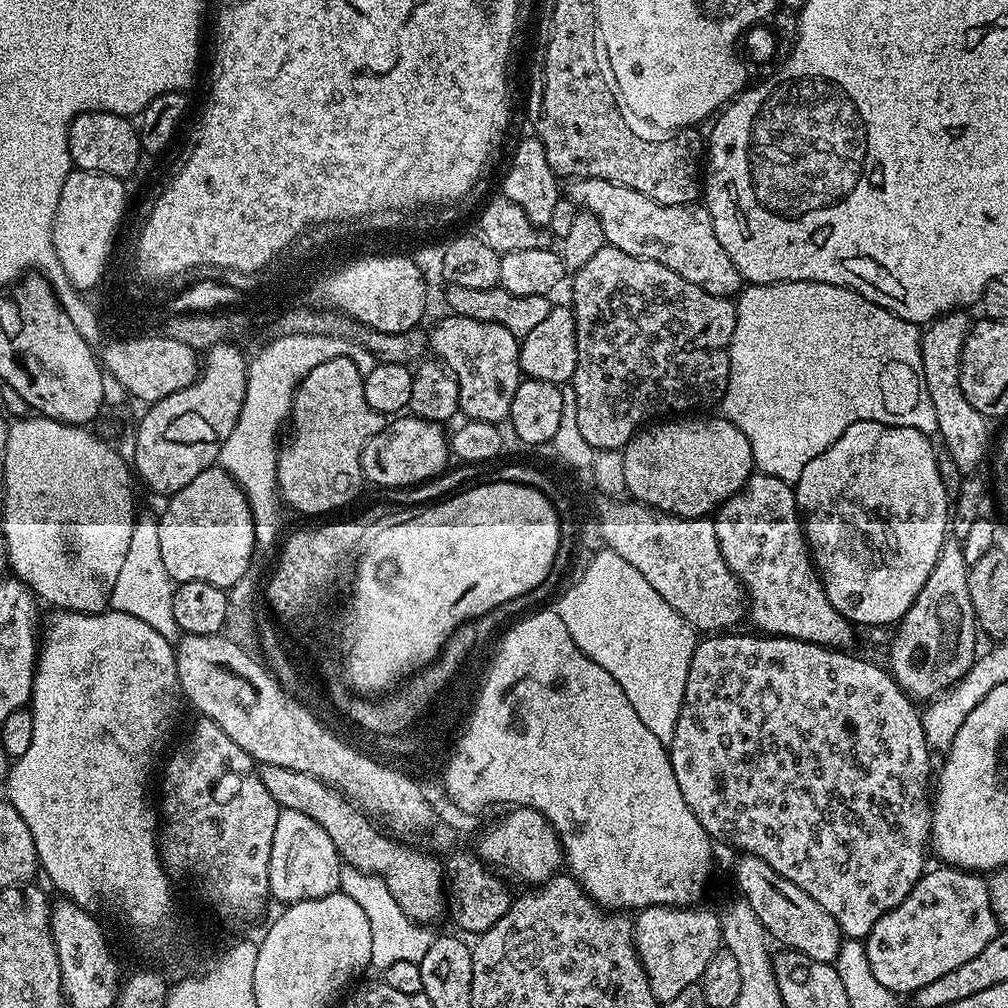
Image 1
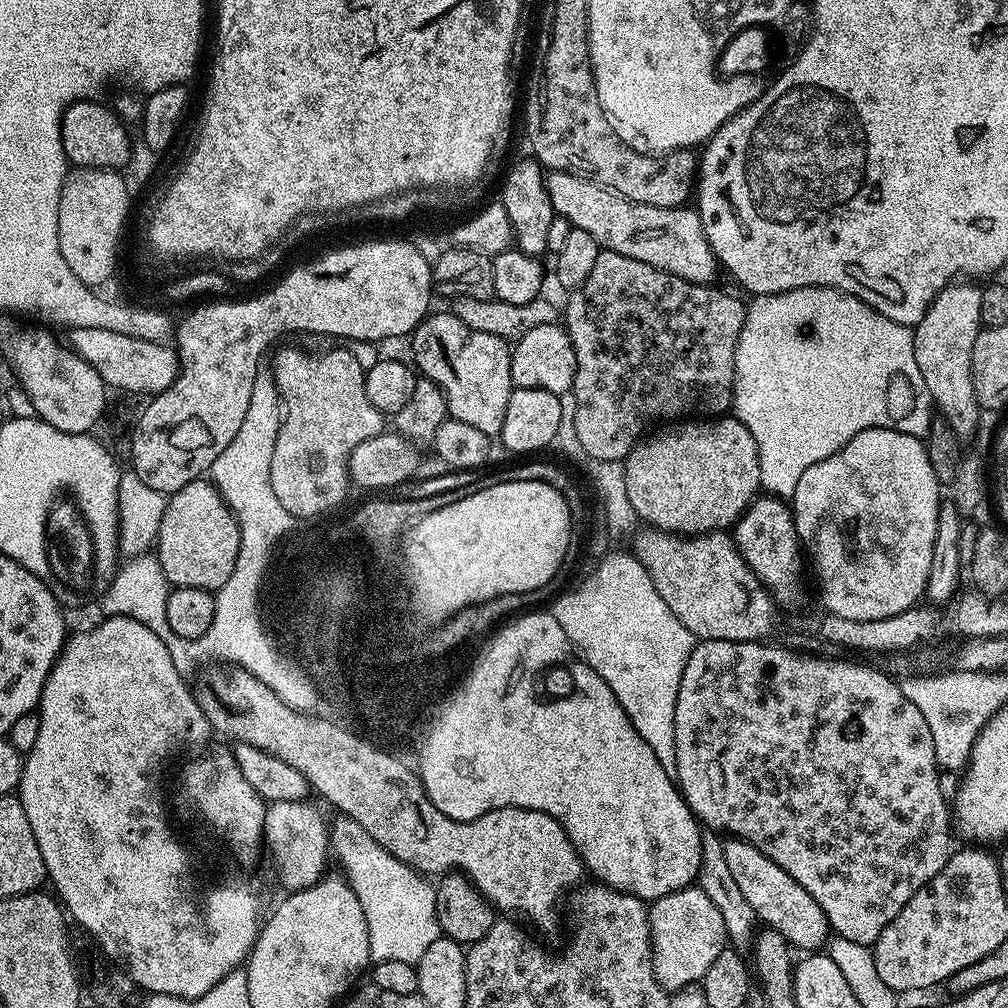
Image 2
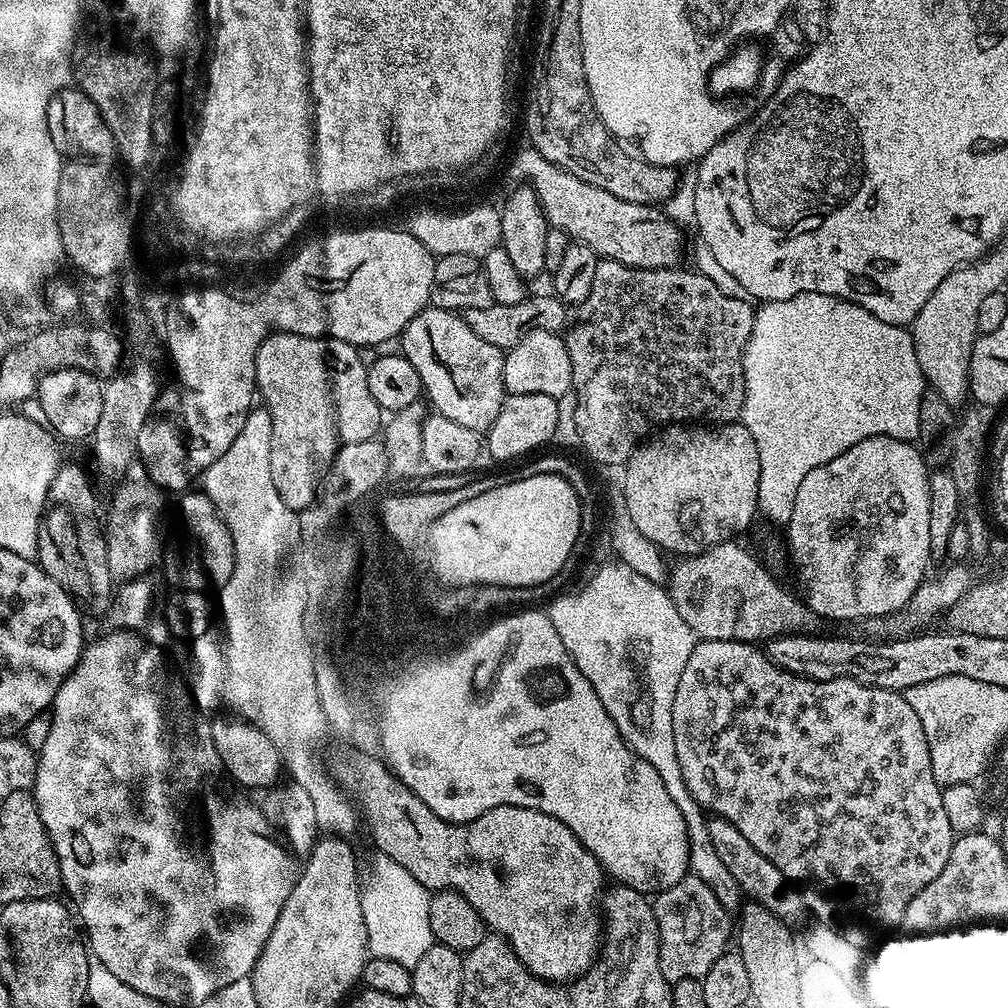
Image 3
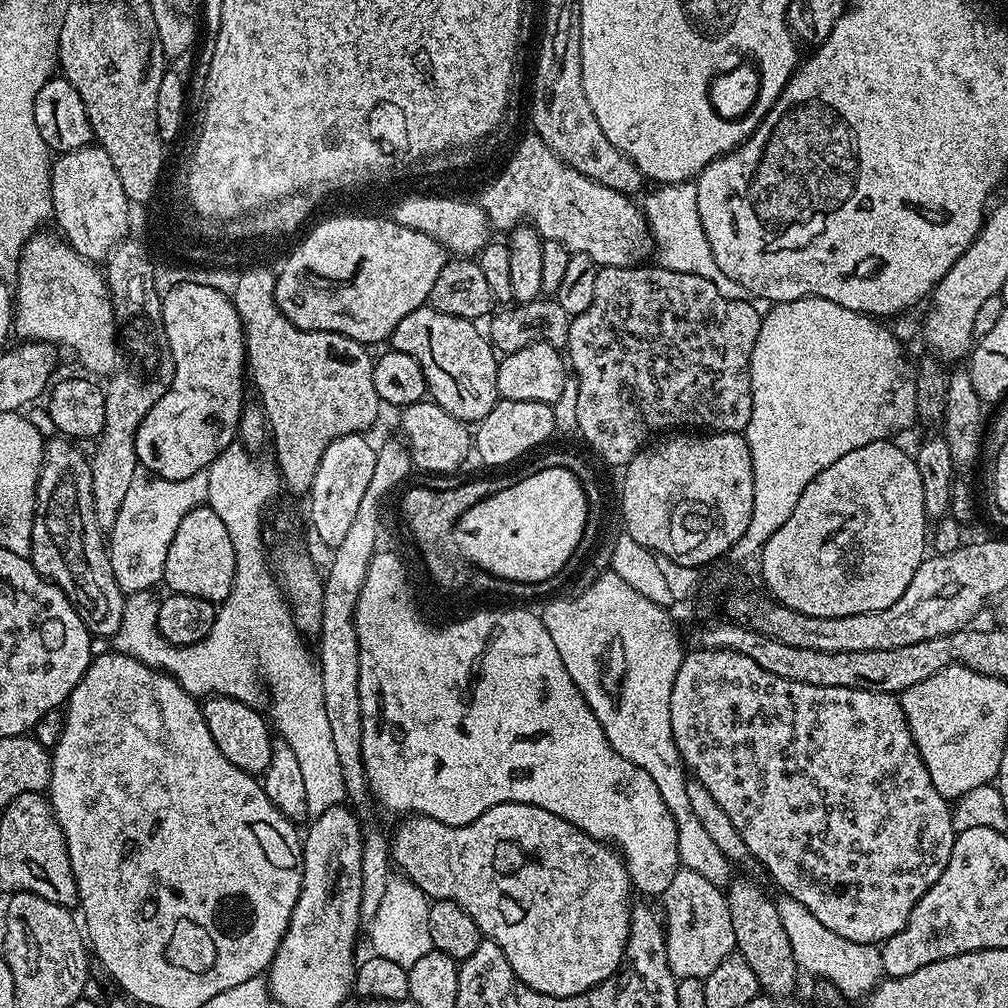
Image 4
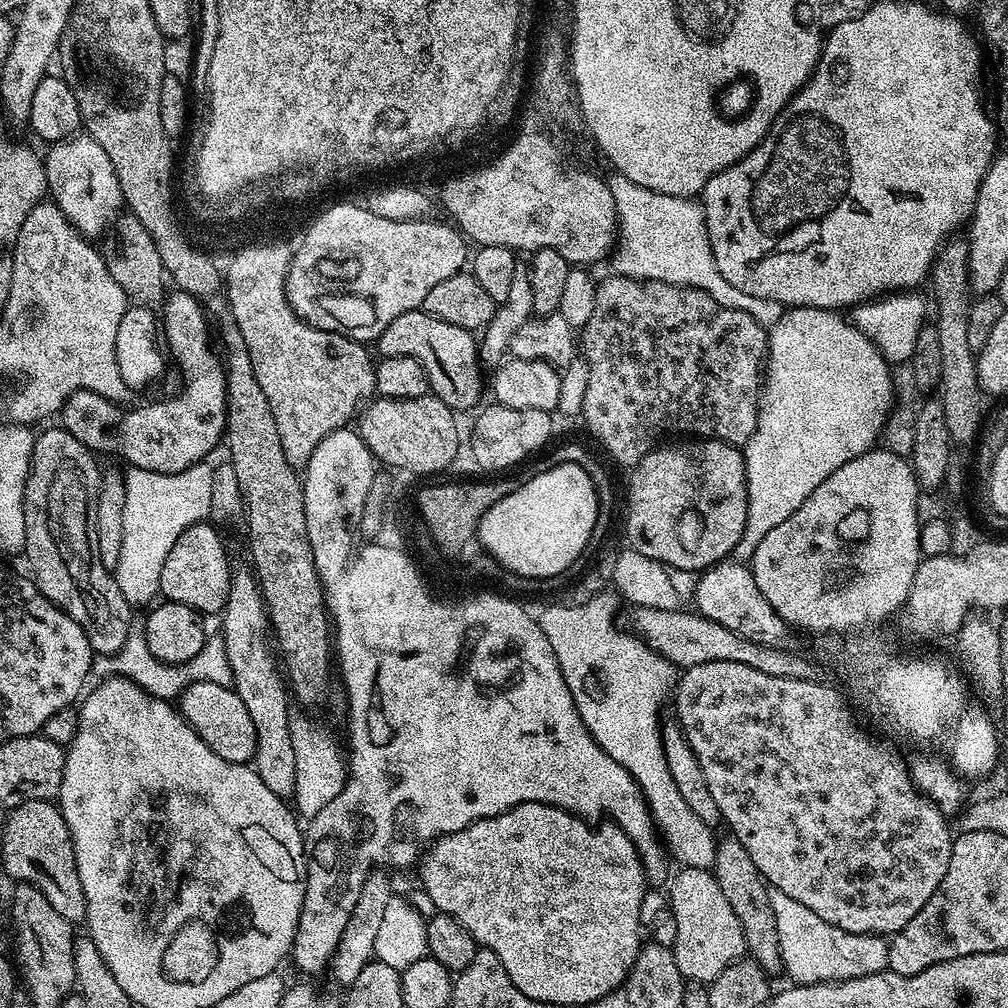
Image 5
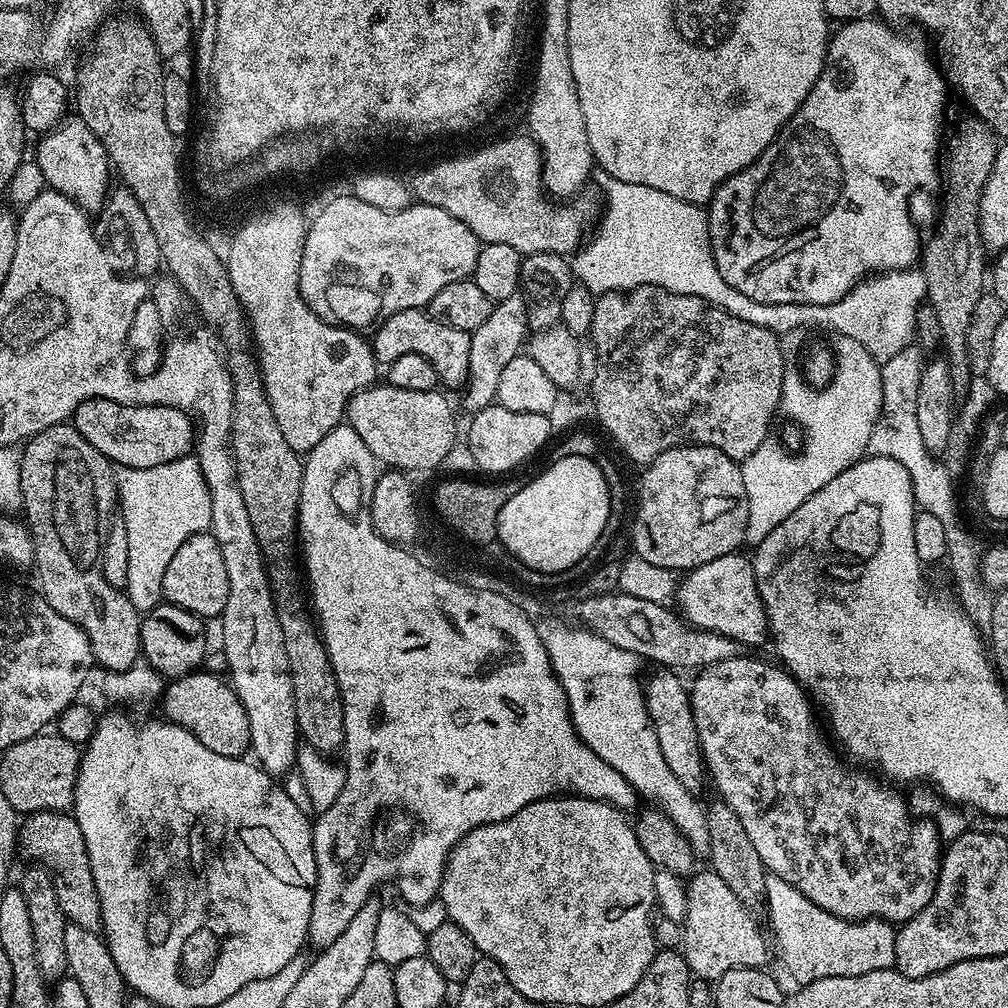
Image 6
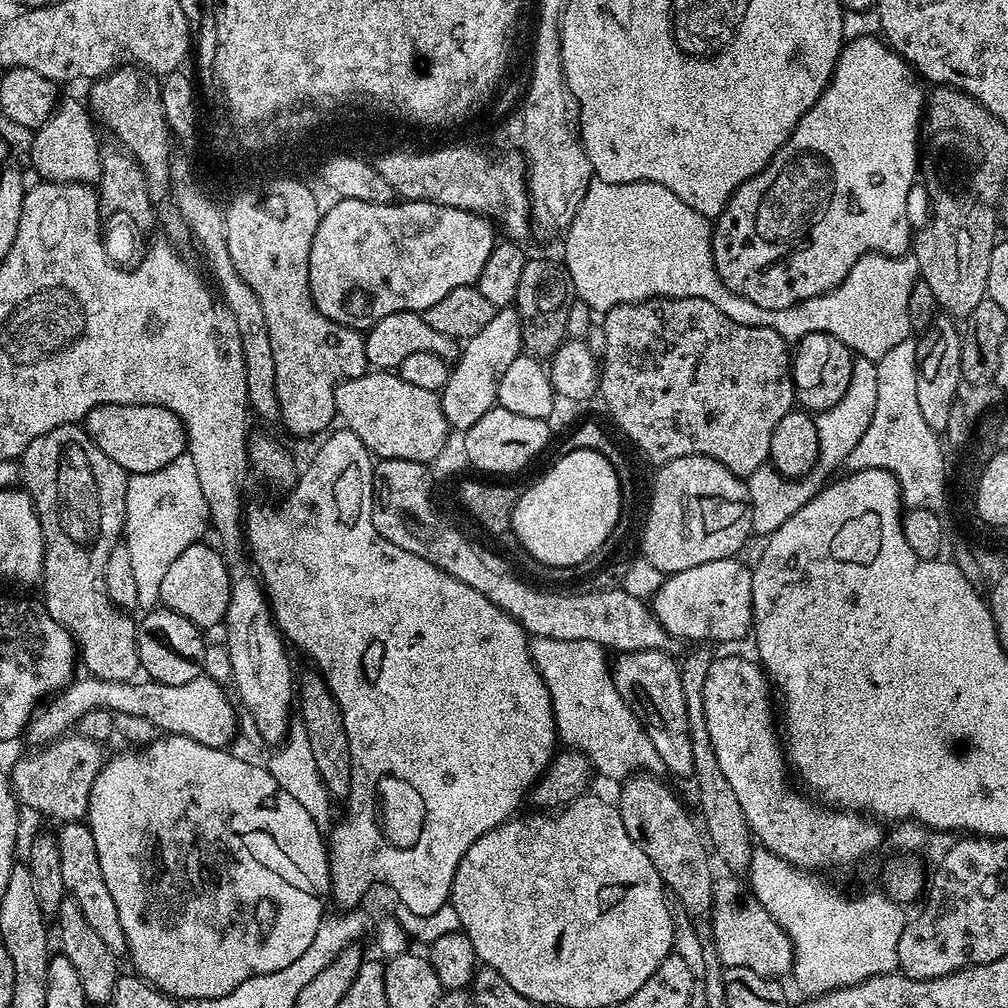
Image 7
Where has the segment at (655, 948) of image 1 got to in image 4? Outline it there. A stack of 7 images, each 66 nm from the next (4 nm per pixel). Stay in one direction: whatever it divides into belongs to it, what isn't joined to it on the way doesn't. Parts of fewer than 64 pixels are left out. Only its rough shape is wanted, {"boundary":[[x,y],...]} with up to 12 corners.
{"boundary":[[689,868],[662,897],[666,958],[703,980],[736,939],[727,895]]}

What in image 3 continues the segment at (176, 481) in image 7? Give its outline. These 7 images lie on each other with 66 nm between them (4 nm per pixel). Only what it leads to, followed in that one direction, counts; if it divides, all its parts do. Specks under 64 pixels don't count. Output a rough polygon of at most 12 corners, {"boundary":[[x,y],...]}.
{"boundary":[[139,460],[104,530],[115,581],[159,563],[163,491]]}

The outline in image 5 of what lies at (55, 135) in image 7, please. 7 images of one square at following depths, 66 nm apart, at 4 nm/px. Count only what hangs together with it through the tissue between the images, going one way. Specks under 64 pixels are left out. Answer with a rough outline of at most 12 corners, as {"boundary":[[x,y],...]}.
{"boundary":[[87,134],[42,159],[51,203],[97,238],[125,203],[106,150]]}

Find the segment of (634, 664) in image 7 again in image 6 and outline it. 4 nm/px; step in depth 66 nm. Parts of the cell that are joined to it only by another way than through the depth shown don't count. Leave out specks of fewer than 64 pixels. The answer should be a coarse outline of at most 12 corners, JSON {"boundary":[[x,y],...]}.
{"boundary":[[672,670],[643,681],[666,766],[686,790],[706,788],[689,689]]}

